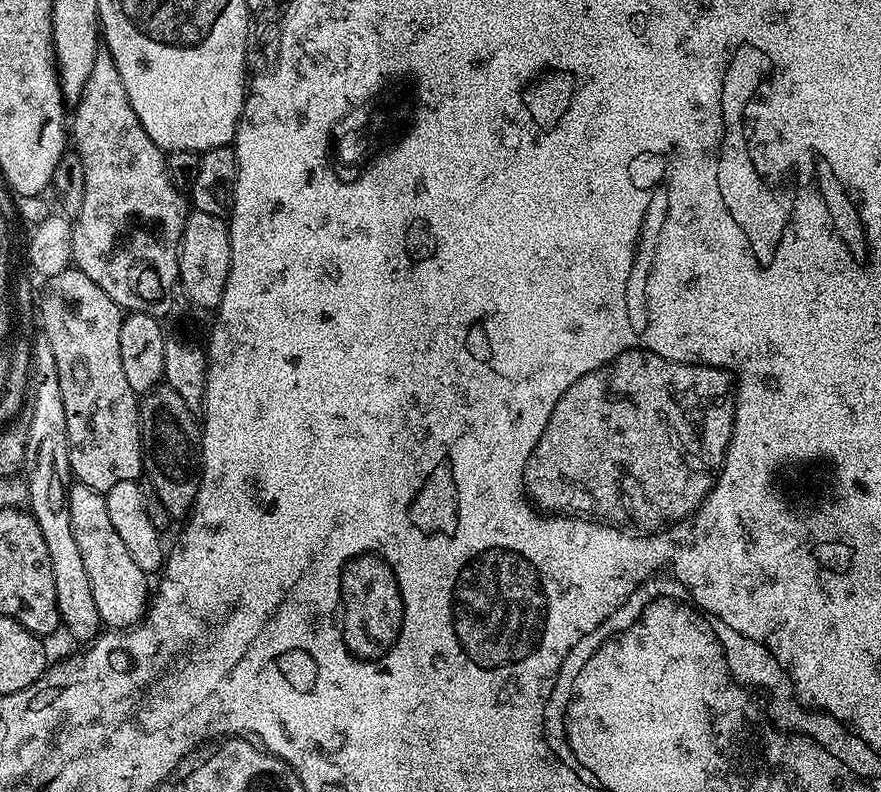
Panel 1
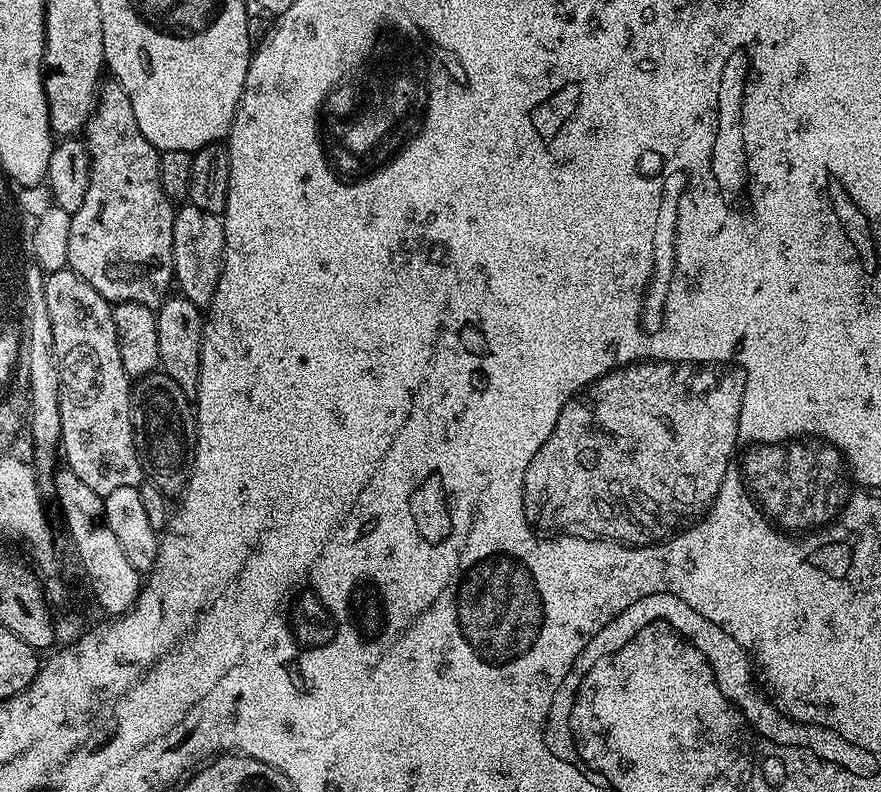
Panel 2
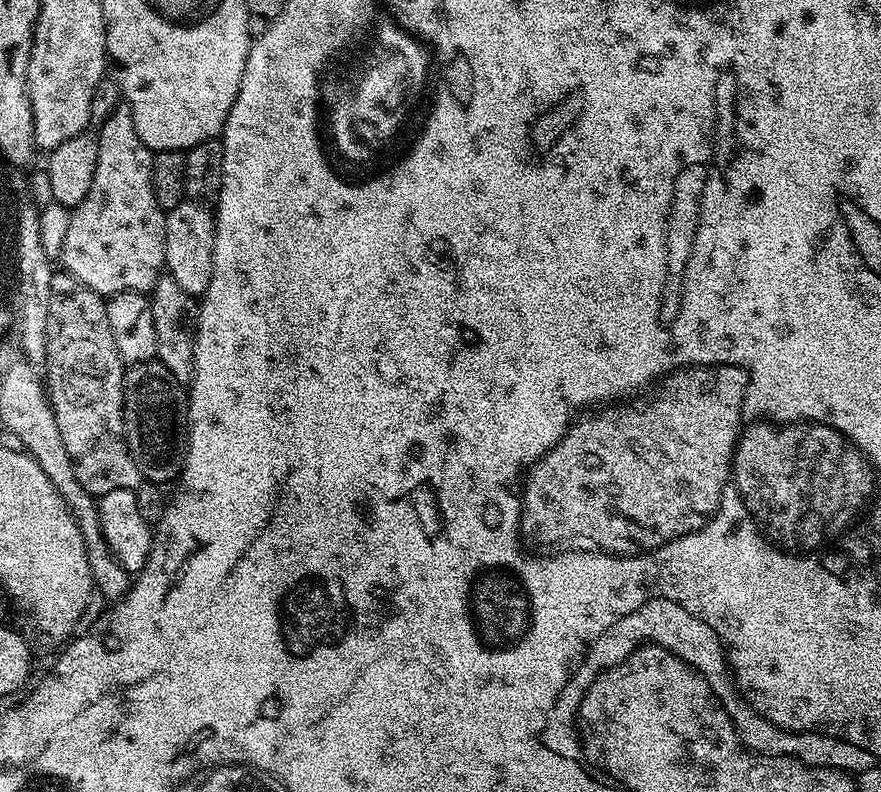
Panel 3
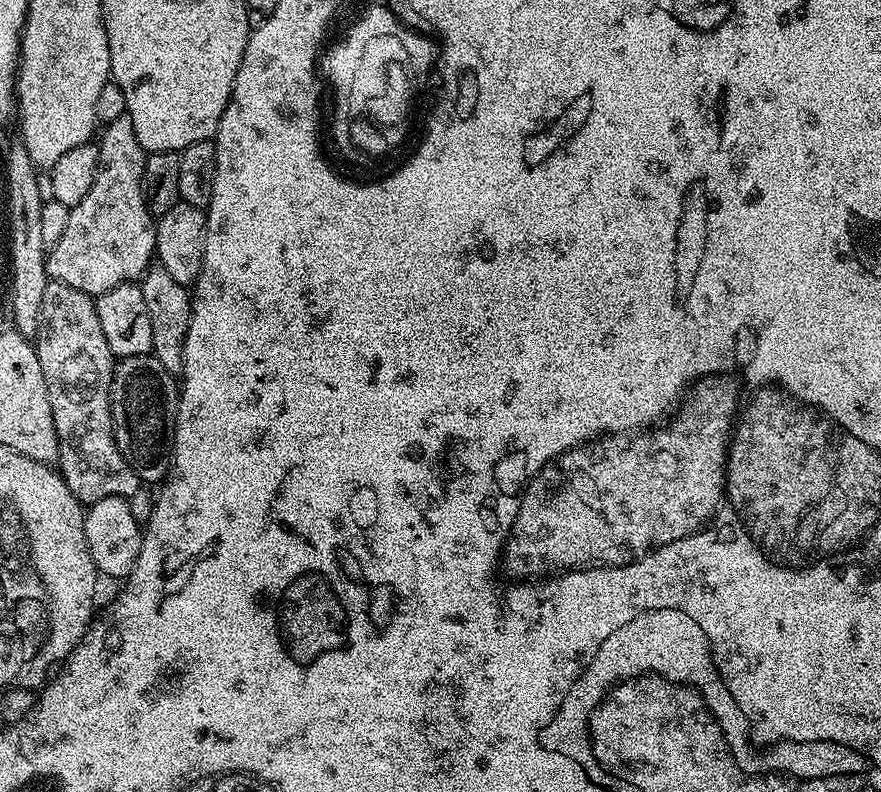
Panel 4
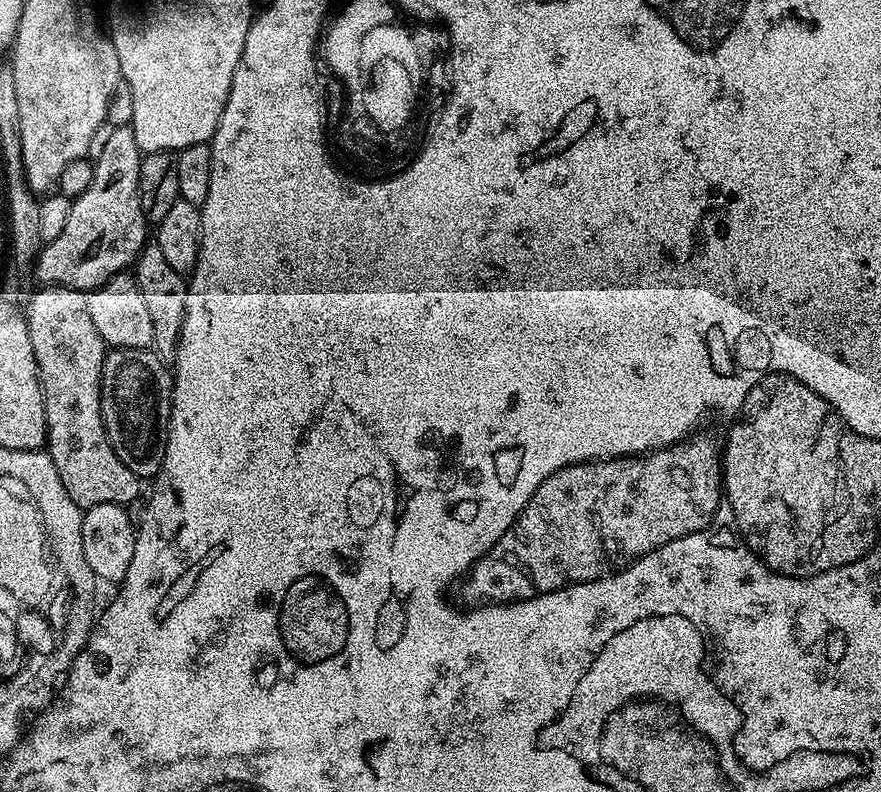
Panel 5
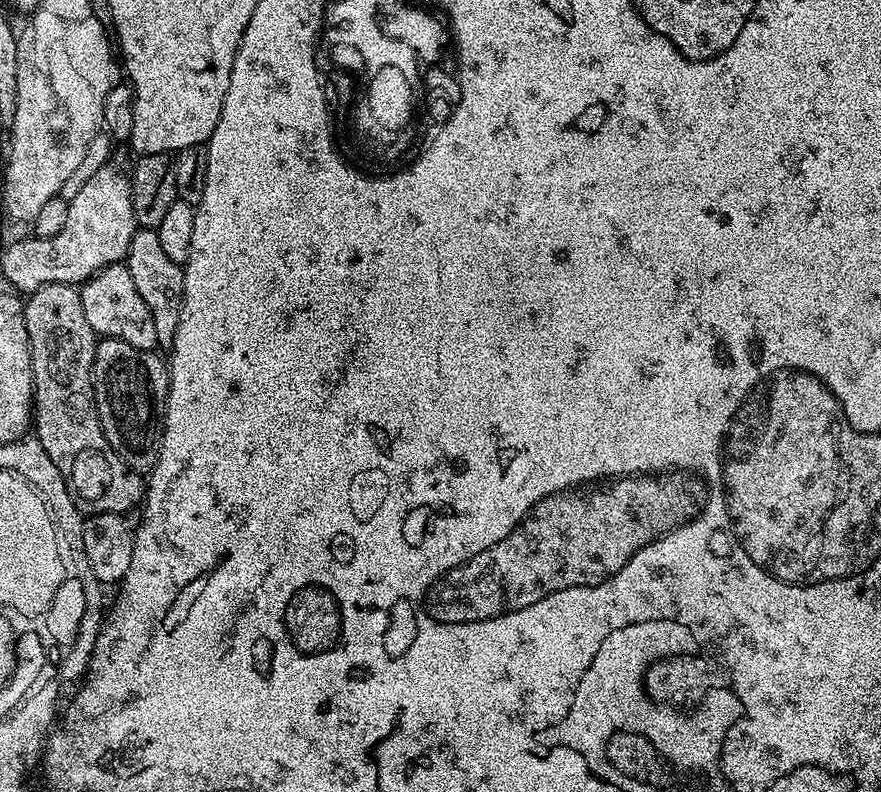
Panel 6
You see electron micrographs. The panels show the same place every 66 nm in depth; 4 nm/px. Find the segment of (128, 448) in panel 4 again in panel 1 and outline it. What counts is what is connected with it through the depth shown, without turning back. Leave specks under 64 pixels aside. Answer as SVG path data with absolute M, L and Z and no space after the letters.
M161 382L139 401L140 449L144 463L143 475L156 491L169 517L187 517L200 489L200 433L197 413L173 388Z

